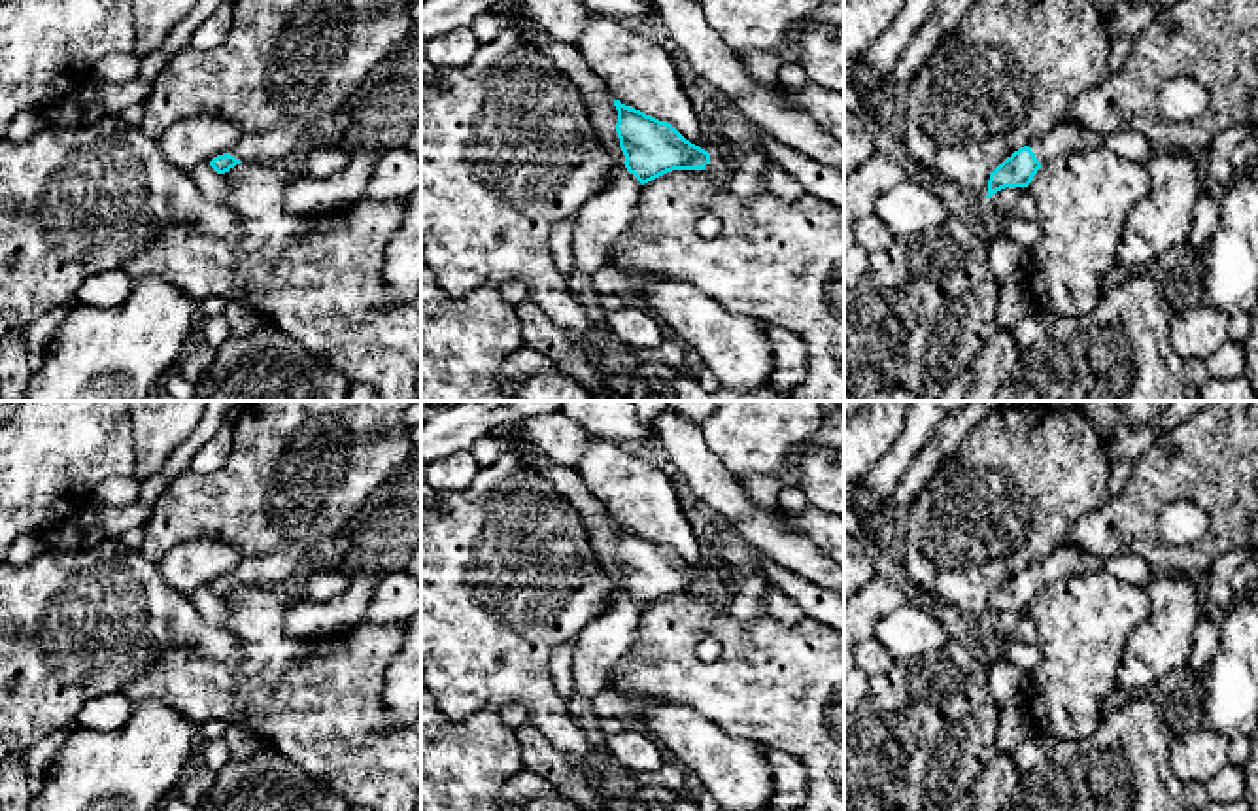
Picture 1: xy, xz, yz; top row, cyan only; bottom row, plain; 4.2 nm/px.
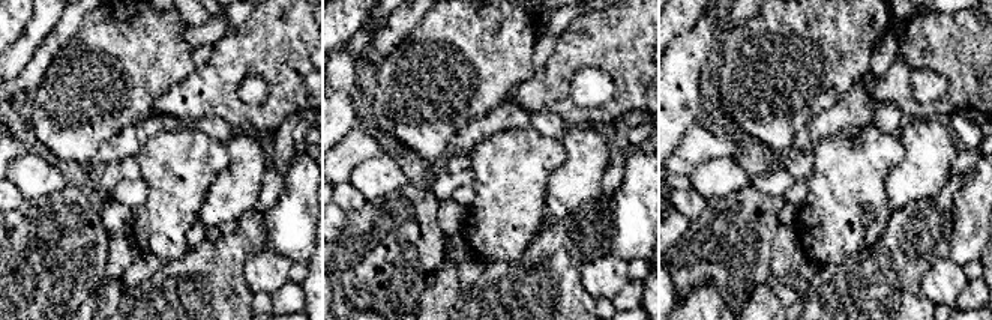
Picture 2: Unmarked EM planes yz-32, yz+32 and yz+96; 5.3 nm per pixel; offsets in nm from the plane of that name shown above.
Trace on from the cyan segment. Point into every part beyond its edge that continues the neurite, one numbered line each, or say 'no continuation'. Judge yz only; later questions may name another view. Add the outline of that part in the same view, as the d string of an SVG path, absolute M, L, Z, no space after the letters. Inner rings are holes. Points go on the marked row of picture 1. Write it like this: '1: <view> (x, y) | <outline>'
1: yz (1066, 137) | M1060 121L1050 132L1033 138L1028 146L1043 164L1063 153L1096 149L1103 144L1105 138L1101 134L1071 121Z

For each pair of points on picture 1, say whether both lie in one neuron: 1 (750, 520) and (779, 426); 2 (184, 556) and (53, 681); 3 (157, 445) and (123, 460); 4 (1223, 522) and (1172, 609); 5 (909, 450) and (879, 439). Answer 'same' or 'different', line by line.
1: different
2: different
3: different
4: different
5: different

